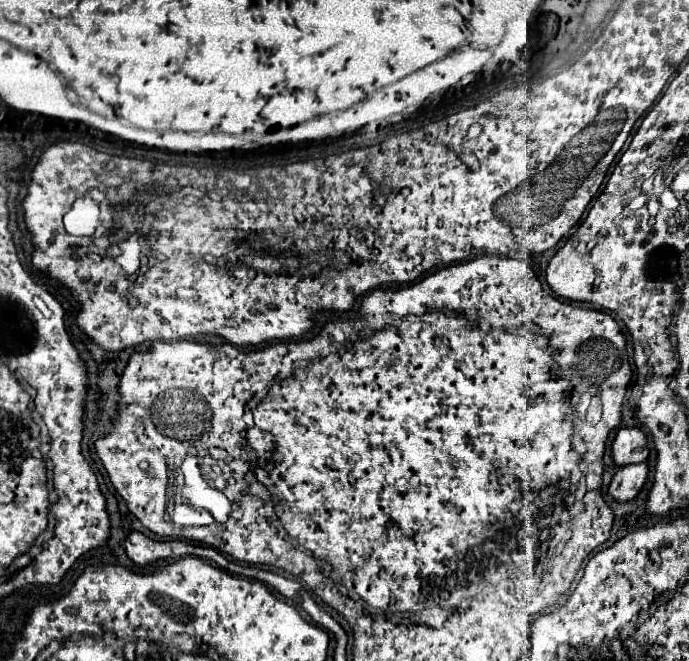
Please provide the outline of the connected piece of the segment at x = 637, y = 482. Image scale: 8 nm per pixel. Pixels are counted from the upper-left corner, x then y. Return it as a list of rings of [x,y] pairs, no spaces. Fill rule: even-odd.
[[[644,462],[620,468],[608,486],[608,496],[614,498],[616,502],[632,500],[644,486],[646,476],[648,476],[648,466]]]

